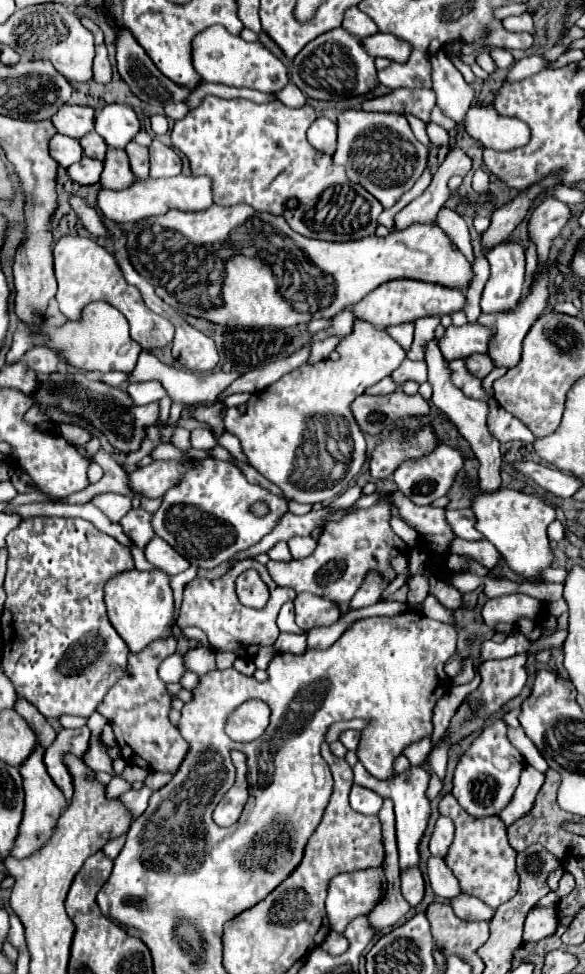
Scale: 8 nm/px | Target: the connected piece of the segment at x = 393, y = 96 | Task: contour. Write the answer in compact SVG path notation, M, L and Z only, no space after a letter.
M400 88L390 92L388 96L376 98L376 100L366 100L362 104L364 110L368 112L394 112L394 114L412 114L420 118L422 122L430 122L430 112L436 104L436 96L432 90L418 88L418 90L408 90Z

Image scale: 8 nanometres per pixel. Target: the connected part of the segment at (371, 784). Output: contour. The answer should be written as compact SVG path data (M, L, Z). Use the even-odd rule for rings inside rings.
M360 764L354 768L354 782L378 792L382 798L390 798L394 802L394 814L396 814L396 838L398 838L398 852L400 852L400 868L416 866L418 864L418 842L426 830L428 816L430 816L430 802L426 798L426 788L430 782L430 772L420 766L410 766L390 780L378 780L372 774L368 774Z

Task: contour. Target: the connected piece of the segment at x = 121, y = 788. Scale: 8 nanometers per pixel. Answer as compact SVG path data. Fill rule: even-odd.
M112 778L112 782L106 786L106 798L116 800L122 792L126 792L130 786L122 778Z

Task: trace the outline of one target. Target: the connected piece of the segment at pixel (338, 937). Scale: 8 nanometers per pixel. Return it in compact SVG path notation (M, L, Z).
M330 932L330 934L326 936L326 940L322 942L320 948L322 948L324 952L330 952L332 956L338 956L338 954L342 954L342 952L348 950L348 940L346 940L342 934L338 934L338 932Z

